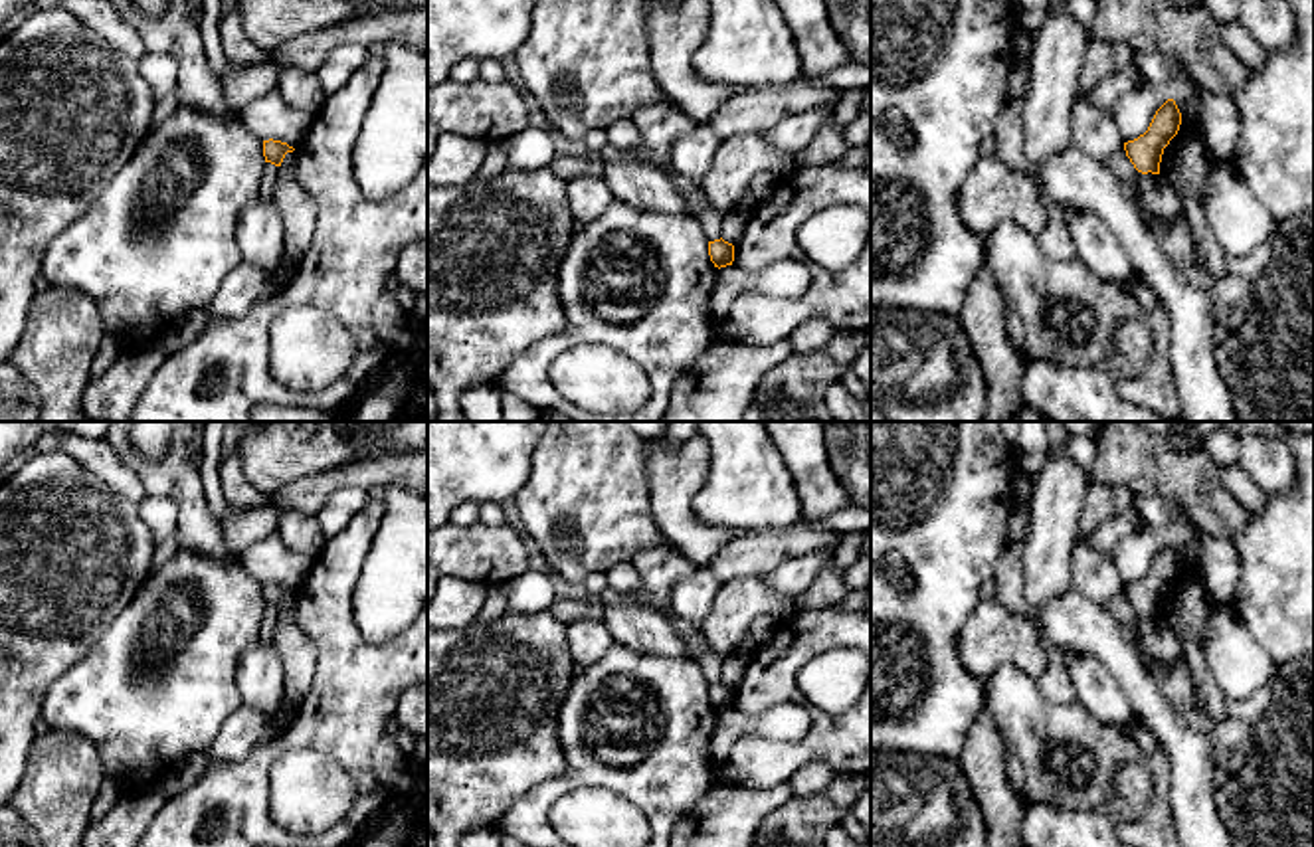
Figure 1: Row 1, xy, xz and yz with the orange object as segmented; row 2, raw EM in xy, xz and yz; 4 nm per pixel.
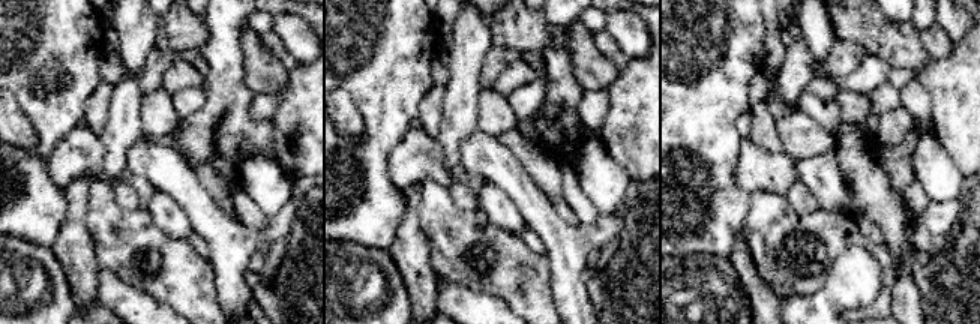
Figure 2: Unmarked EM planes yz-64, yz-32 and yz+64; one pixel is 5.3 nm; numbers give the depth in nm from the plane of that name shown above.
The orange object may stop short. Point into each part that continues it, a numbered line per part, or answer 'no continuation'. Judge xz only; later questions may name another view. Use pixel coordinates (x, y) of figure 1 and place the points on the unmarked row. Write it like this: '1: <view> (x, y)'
1: xz (711, 663)

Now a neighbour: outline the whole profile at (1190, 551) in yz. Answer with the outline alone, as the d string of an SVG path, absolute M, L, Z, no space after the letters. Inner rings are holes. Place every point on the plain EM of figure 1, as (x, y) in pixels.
M1195 532L1189 540L1175 544L1175 548L1177 548L1177 552L1181 556L1181 568L1179 568L1177 578L1164 592L1162 606L1160 606L1160 621L1162 621L1162 615L1170 610L1170 604L1173 600L1173 592L1181 584L1187 584L1191 580L1201 582L1201 578L1197 574L1197 570L1199 570L1199 552L1201 552L1201 548L1197 544L1197 536L1199 536L1199 532Z

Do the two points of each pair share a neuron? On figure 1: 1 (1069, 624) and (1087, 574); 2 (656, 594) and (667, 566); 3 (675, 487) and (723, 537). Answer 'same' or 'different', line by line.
1: different
2: same
3: same

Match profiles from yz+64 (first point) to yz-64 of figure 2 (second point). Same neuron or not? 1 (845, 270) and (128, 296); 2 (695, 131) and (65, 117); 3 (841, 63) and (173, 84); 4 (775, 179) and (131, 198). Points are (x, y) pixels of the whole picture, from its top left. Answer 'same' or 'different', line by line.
1: same
2: same
3: different
4: different

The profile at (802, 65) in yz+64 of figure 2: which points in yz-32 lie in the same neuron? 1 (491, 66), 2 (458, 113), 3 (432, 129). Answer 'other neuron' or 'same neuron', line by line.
1: other neuron
2: same neuron
3: other neuron

